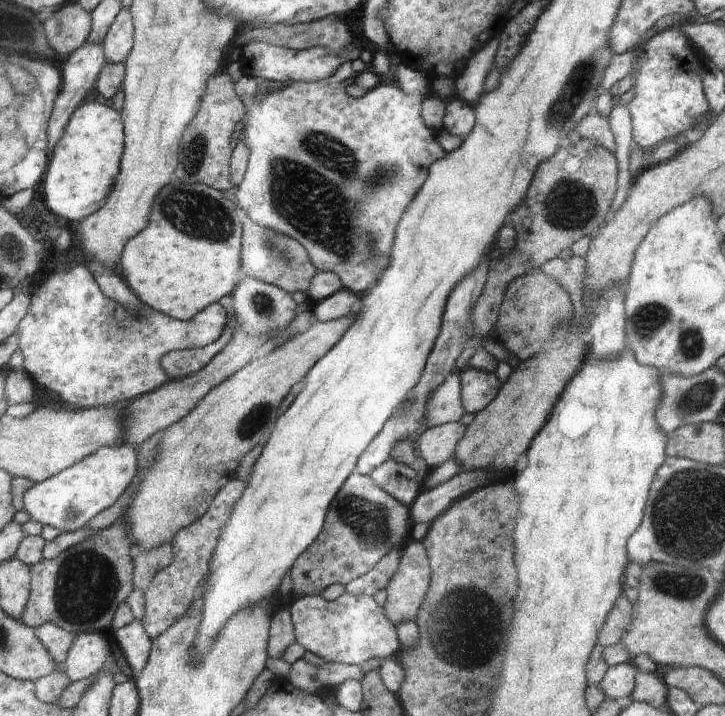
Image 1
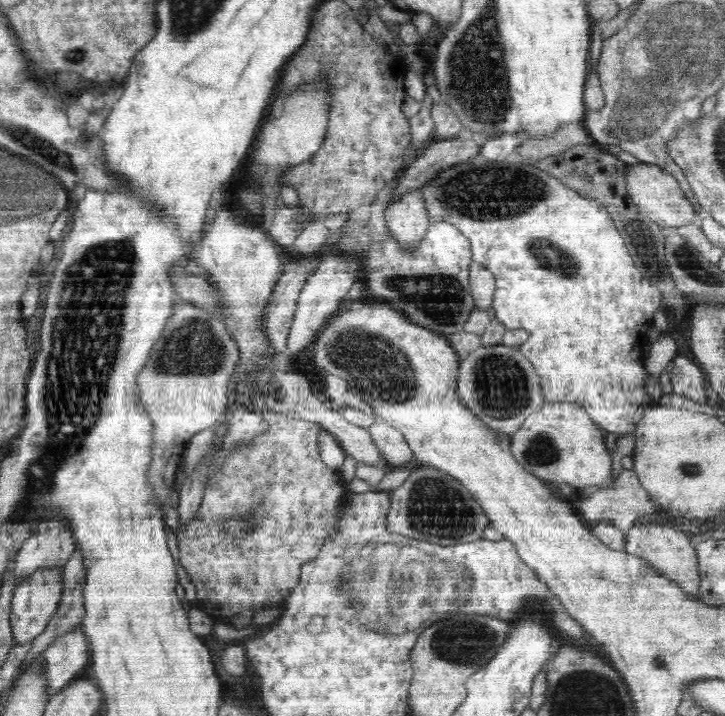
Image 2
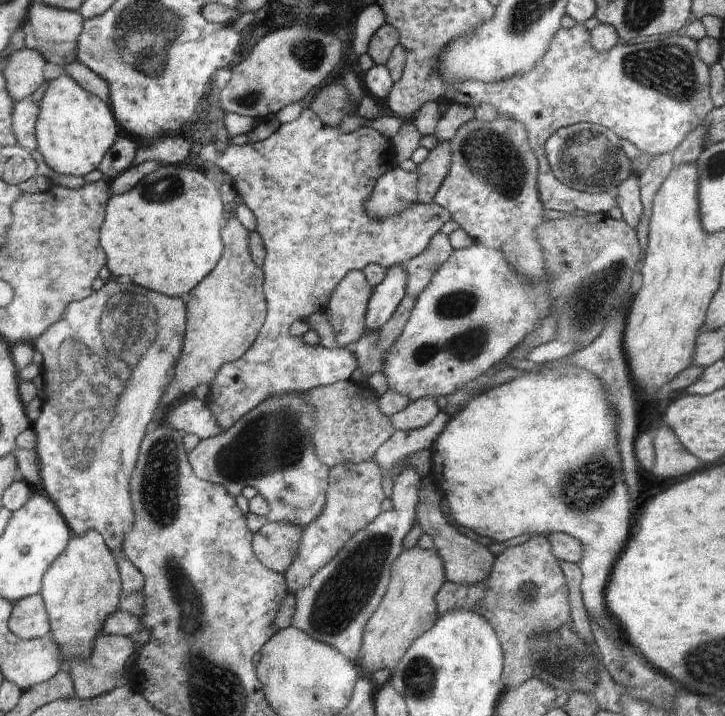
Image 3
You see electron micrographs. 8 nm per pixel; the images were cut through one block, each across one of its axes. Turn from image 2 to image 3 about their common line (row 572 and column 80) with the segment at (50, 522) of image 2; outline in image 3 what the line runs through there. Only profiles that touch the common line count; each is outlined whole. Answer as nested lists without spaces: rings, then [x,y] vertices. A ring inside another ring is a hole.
[[[34,2],[24,24],[27,34],[27,46],[39,50],[50,62],[67,66],[77,60],[78,40],[84,30],[85,18],[79,11],[58,8],[46,2]]]

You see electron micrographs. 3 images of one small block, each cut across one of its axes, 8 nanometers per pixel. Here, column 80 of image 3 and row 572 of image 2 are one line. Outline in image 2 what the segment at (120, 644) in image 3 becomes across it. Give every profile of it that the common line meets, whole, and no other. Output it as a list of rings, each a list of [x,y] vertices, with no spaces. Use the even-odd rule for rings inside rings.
[[[663,520],[654,522],[636,522],[626,536],[625,550],[627,554],[642,558],[658,573],[671,578],[693,598],[699,598],[699,567],[694,546],[690,543],[690,535],[677,527],[665,524]]]

